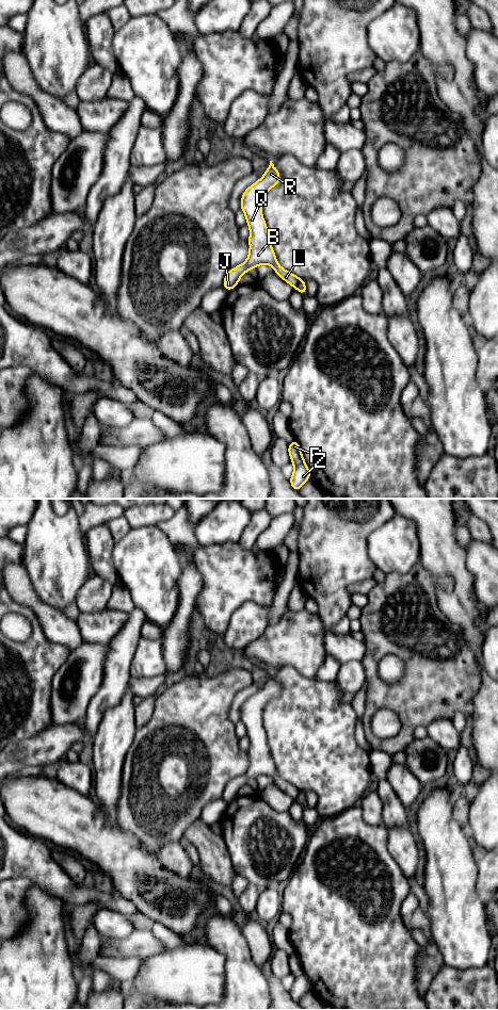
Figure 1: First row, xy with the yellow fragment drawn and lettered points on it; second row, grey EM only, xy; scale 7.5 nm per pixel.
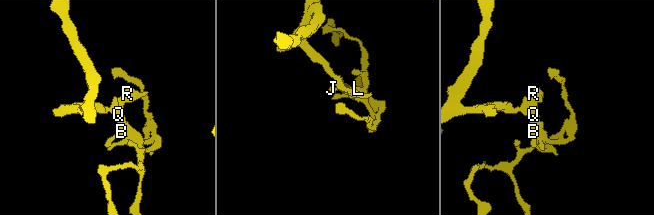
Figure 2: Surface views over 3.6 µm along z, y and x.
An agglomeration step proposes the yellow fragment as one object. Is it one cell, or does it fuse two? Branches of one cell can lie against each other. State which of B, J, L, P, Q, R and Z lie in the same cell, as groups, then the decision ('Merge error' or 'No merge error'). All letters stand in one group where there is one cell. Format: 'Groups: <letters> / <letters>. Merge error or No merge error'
Groups: B J L Q R / P Z. Merge error

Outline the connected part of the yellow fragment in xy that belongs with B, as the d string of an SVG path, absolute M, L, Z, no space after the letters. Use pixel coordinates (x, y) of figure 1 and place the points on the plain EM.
M270 672L264 686L257 694L244 702L241 708L240 720L246 728L246 735L250 738L250 765L247 771L229 781L226 785L223 799L232 801L239 796L239 789L248 781L256 780L259 776L272 777L275 785L296 800L300 789L284 781L277 773L274 762L270 754L266 732L262 730L261 715L266 704L279 695L280 685Z

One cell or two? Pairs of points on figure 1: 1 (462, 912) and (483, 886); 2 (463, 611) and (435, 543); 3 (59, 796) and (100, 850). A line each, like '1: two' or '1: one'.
1: two
2: one
3: one

